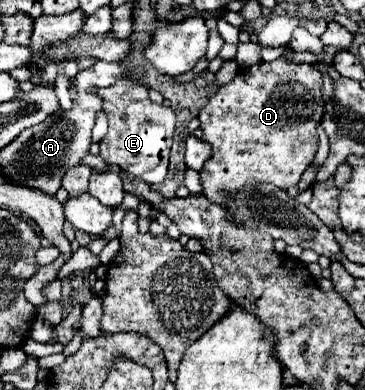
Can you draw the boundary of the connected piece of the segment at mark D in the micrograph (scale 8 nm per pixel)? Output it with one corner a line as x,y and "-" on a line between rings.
283,58
239,68
235,78
201,108
203,140
211,144
211,158
201,170
203,194
225,204
229,192
245,184
269,182
289,188
313,162
319,146
317,124
323,116
323,78
311,64
291,64

